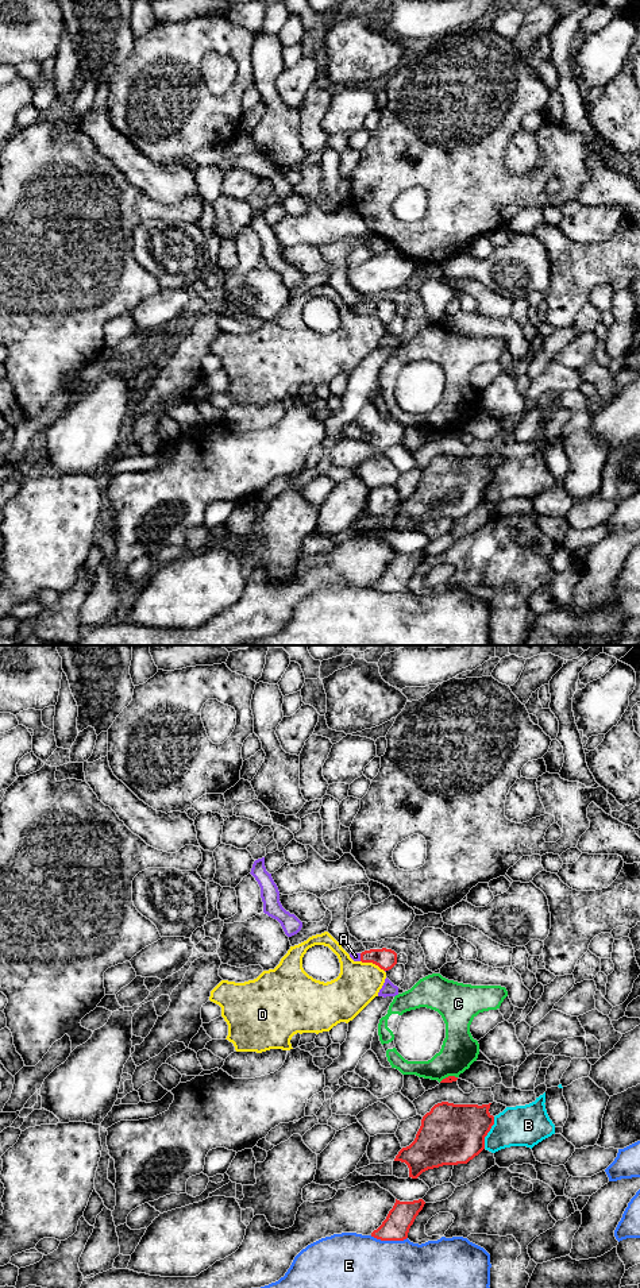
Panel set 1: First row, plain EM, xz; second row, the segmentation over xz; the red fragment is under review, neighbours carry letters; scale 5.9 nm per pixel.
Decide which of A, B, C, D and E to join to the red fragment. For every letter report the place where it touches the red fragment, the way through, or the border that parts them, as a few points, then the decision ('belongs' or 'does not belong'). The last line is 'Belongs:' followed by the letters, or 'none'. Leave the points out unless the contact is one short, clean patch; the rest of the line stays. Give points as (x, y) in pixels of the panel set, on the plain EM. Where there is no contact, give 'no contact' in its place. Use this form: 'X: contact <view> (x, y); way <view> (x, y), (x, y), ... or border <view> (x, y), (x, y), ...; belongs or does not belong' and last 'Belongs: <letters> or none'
A: contact xz (361, 309); way xz (385, 311), (361, 309), (355, 308); belongs
B: contact xz (488, 484); does not belong
C: contact xz (448, 428); does not belong
D: contact xz (373, 315); border xz (361, 312), (374, 315), (384, 323); does not belong
E: contact xz (389, 592); does not belong
Belongs: A

